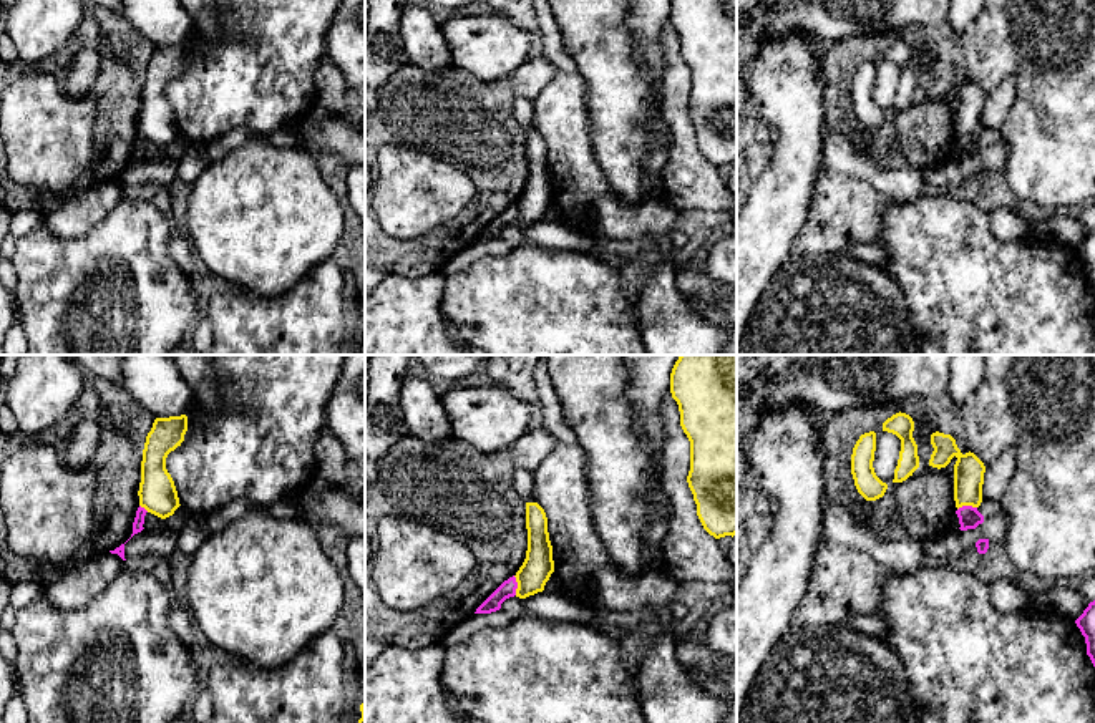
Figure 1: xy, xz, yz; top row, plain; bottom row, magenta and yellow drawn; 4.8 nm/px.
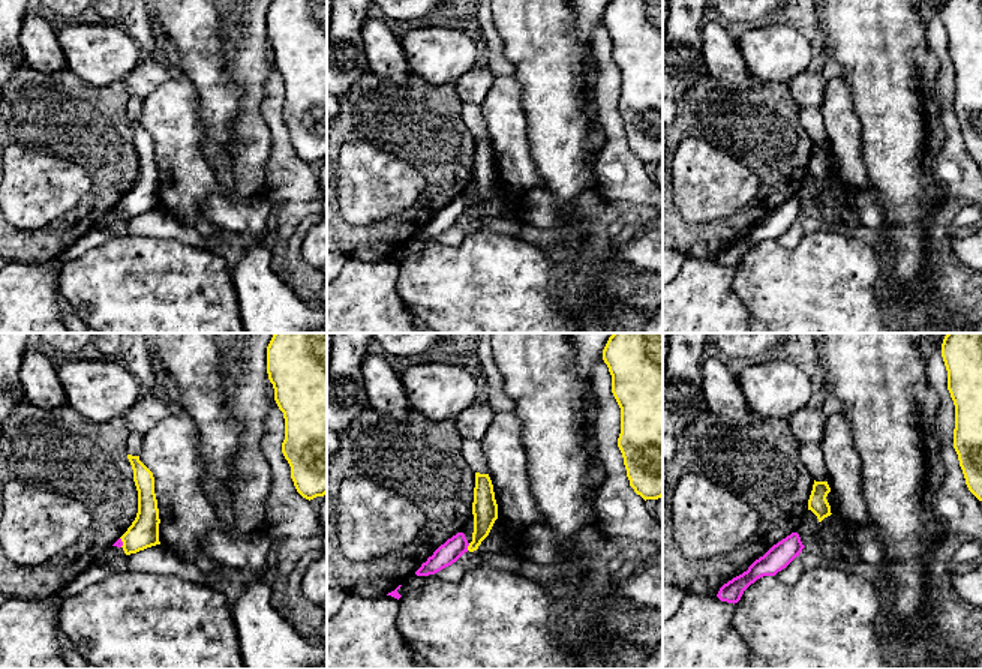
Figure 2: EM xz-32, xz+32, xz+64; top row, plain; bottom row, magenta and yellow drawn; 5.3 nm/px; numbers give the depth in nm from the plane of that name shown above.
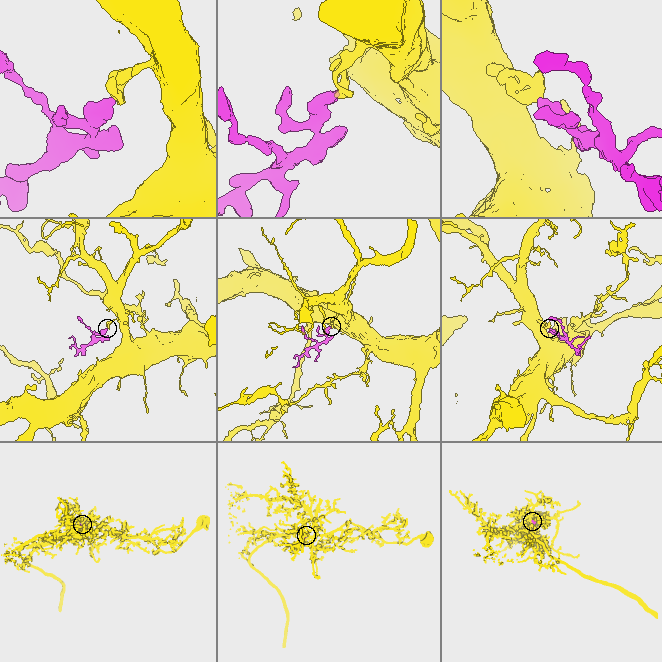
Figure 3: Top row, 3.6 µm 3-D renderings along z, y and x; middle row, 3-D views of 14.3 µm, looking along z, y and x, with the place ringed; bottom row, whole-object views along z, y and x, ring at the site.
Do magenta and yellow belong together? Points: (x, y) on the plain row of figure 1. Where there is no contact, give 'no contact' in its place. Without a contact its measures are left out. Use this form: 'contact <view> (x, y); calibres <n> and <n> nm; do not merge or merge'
contact xz (516, 214); calibres 80 and 150 nm; do not merge

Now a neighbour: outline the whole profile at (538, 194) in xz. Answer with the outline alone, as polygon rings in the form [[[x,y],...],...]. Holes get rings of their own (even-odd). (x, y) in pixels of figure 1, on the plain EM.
[[[526,131],[528,179],[516,201],[516,226],[526,227],[544,219],[554,201],[552,174],[548,161],[548,146],[538,131]]]

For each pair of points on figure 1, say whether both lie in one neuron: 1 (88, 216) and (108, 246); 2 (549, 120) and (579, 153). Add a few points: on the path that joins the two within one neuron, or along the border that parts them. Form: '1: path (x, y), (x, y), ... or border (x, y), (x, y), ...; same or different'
1: border (123, 198), (82, 234), (58, 237); different
2: path (558, 128), (571, 145); same

